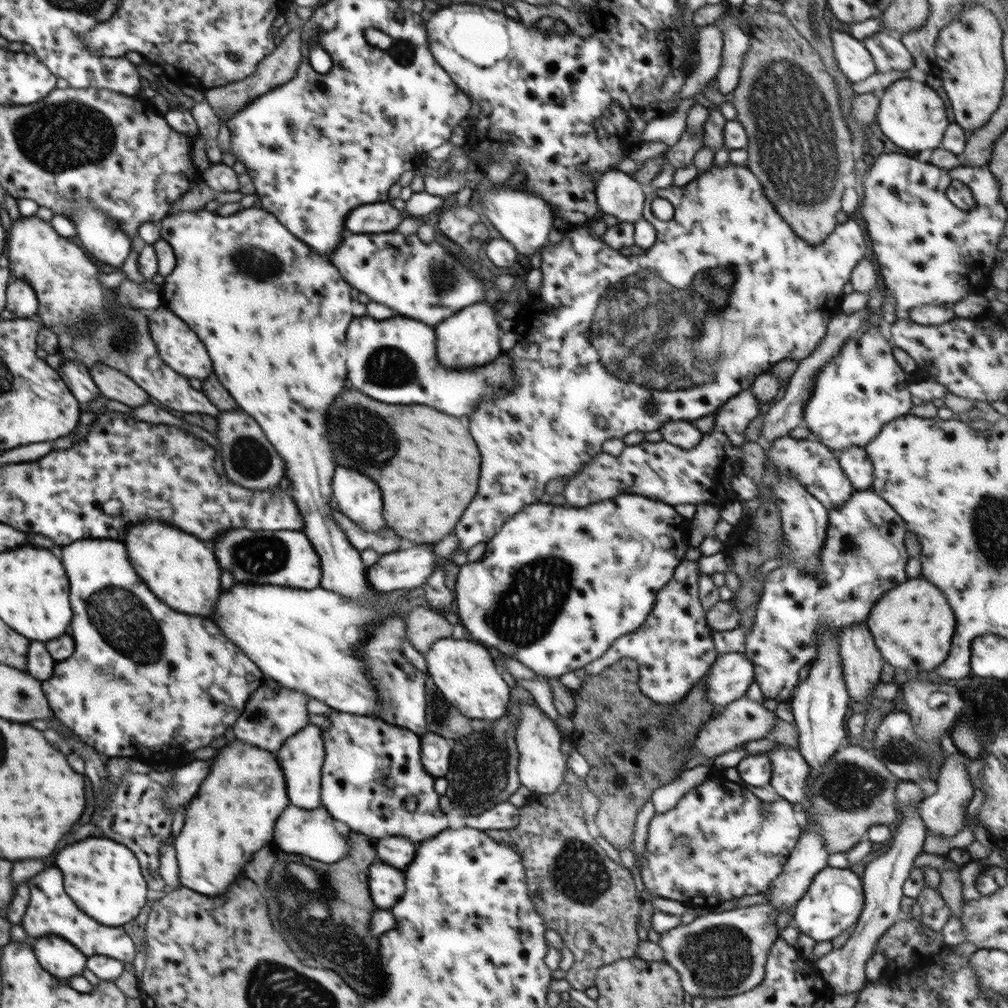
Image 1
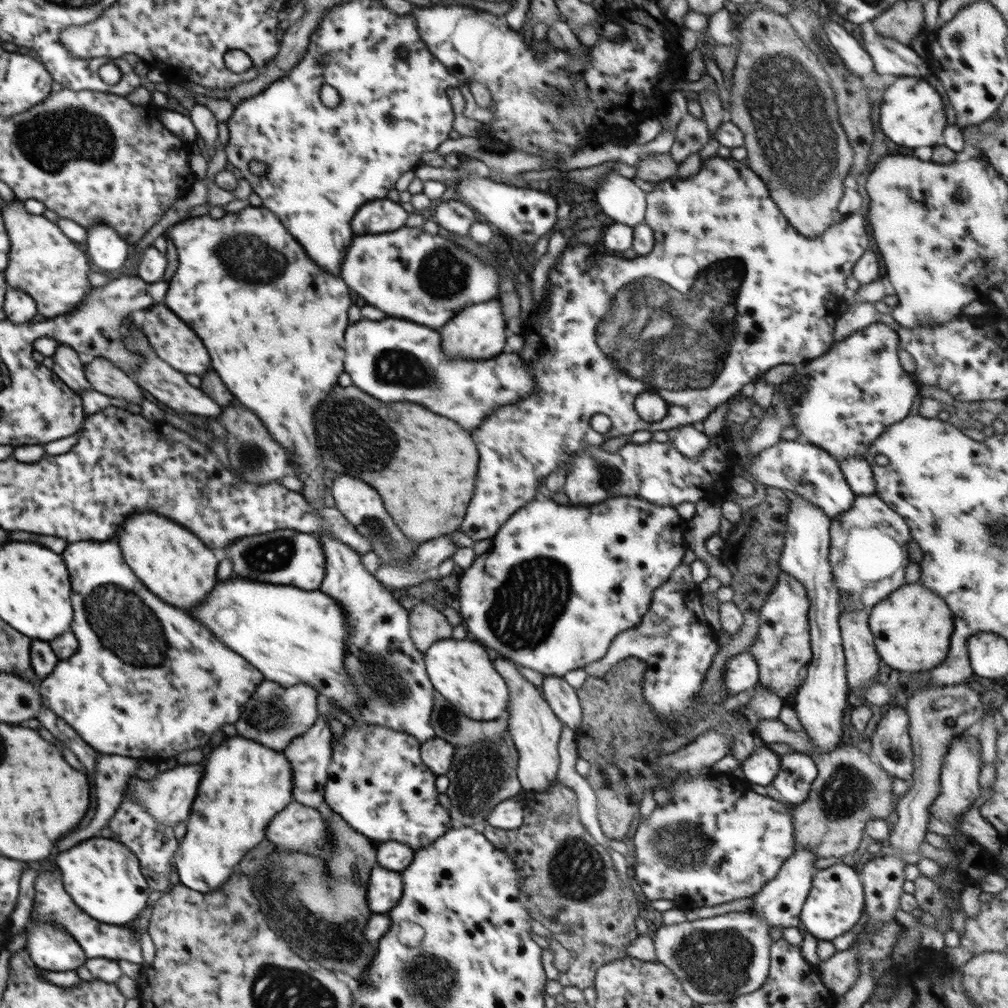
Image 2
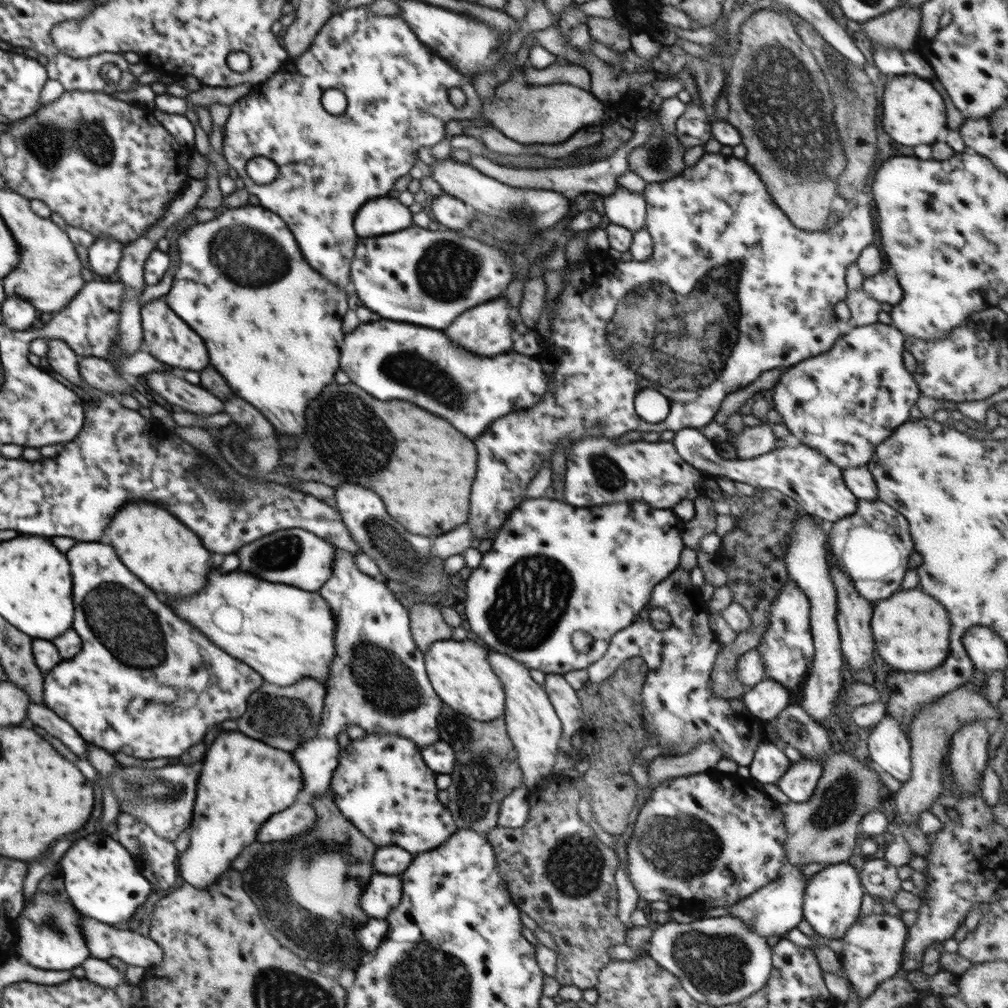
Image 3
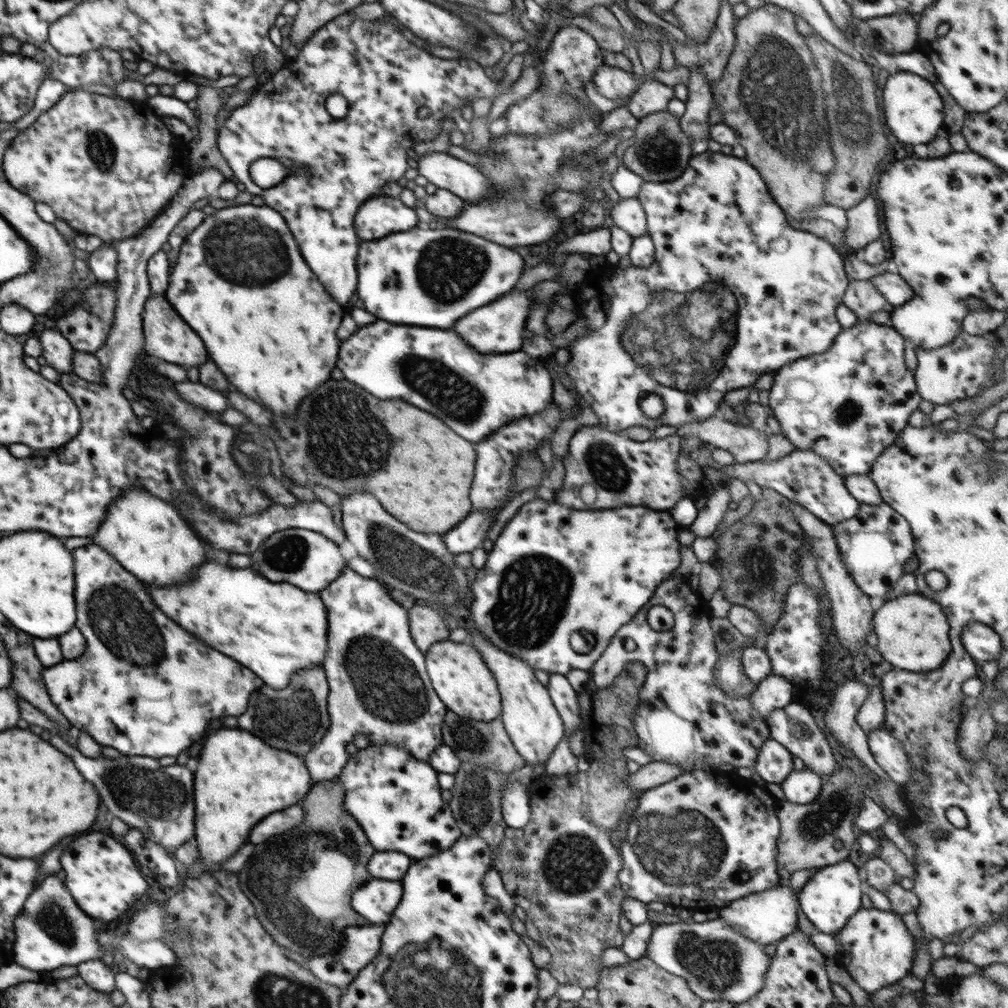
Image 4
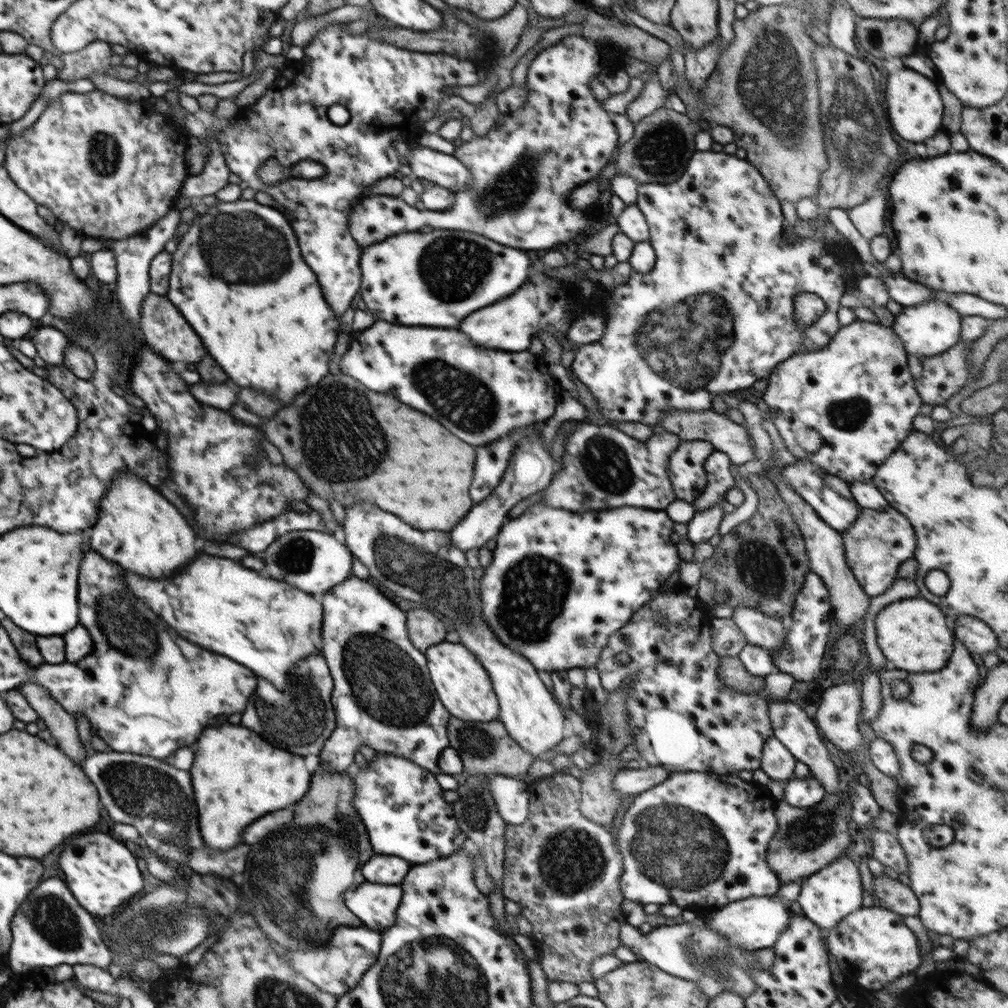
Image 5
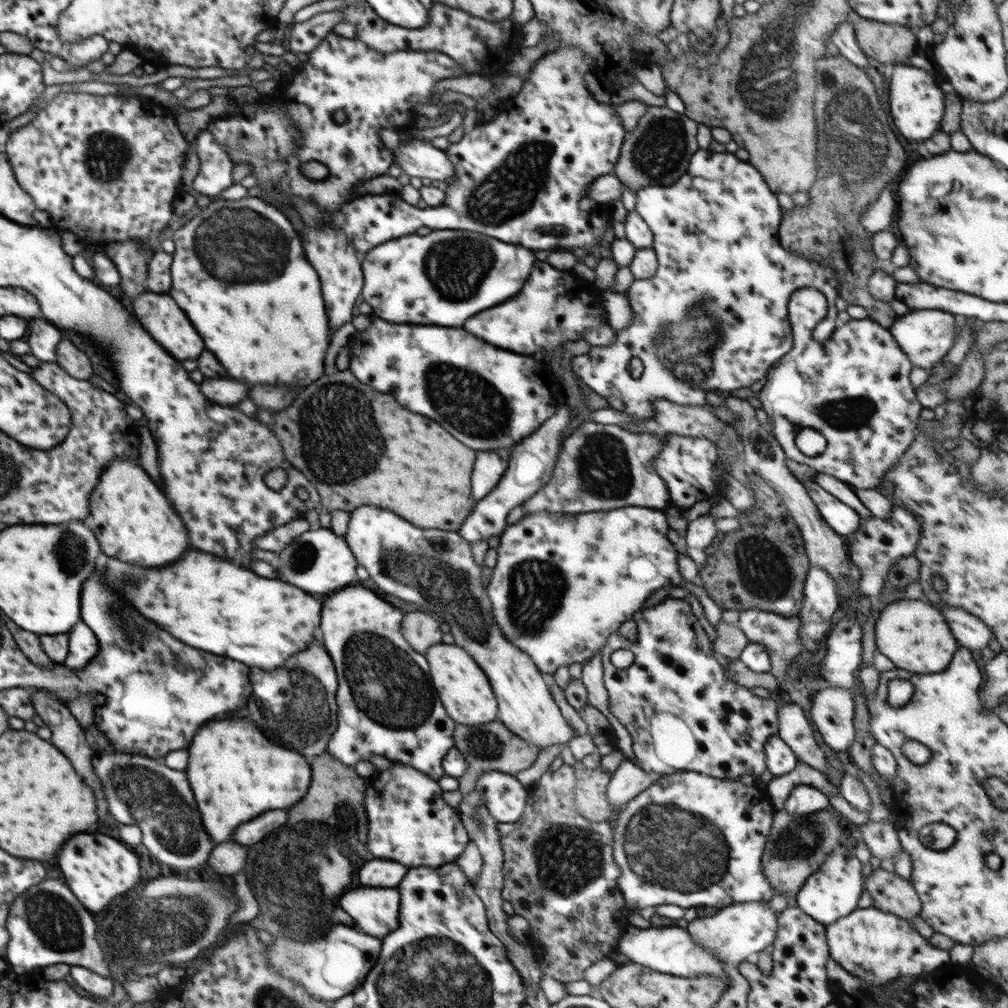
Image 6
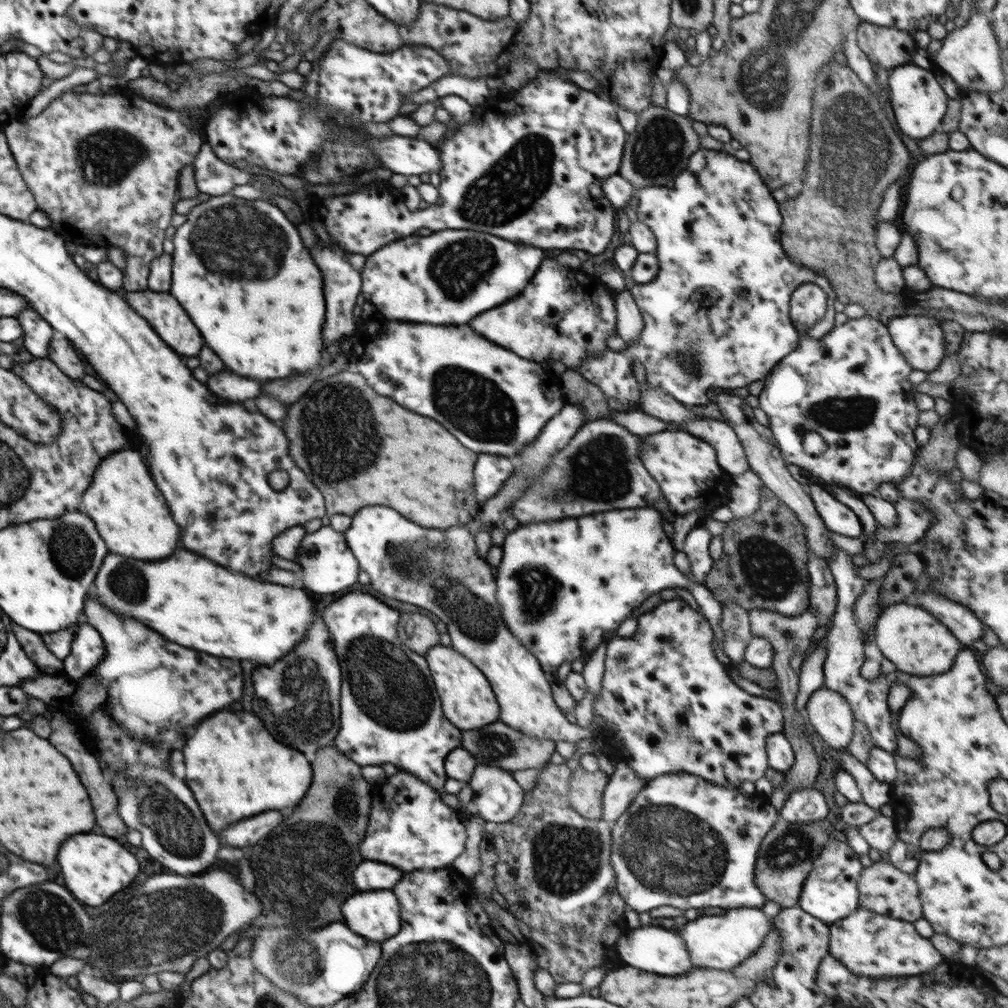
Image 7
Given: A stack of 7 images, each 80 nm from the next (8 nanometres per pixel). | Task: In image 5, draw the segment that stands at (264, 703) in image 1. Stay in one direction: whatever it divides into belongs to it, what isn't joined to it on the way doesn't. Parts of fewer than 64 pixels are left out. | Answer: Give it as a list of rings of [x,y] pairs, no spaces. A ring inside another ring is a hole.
[[[322,653],[308,656],[292,666],[284,690],[278,690],[272,686],[266,679],[258,678],[258,688],[256,694],[260,696],[260,702],[268,702],[278,710],[278,720],[270,720],[270,726],[266,726],[268,732],[262,732],[260,736],[270,742],[270,732],[272,732],[272,746],[284,748],[292,754],[306,757],[311,755],[320,755],[332,731],[336,728],[335,710],[331,703],[331,694],[334,688],[333,678],[324,655]]]

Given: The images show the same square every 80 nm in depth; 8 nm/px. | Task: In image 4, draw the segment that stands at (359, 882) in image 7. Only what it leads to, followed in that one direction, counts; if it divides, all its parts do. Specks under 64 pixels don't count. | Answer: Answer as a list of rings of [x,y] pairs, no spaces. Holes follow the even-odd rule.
[[[393,850],[375,851],[367,862],[367,871],[372,879],[401,881],[406,871],[414,862],[412,858]]]

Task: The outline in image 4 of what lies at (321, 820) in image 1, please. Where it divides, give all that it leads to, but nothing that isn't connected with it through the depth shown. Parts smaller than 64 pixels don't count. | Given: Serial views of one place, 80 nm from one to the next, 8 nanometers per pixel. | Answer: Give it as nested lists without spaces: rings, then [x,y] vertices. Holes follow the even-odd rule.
[[[294,804],[282,810],[282,812],[276,812],[276,814],[270,814],[268,818],[264,818],[262,822],[256,824],[256,828],[252,830],[250,834],[250,842],[254,844],[260,844],[264,842],[268,836],[272,834],[278,834],[278,832],[286,832],[299,825],[299,822],[303,819],[303,808],[300,804]]]

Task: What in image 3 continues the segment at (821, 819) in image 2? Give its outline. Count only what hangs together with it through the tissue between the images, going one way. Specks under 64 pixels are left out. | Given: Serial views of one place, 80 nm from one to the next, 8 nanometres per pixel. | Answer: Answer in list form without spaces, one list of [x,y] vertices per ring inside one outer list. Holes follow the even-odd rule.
[[[830,752],[822,759],[823,773],[817,782],[813,795],[802,803],[788,802],[781,806],[784,817],[786,838],[784,841],[785,858],[790,864],[844,863],[852,855],[855,842],[858,842],[859,822],[871,810],[888,804],[880,796],[884,783],[867,761],[862,761],[851,752]]]

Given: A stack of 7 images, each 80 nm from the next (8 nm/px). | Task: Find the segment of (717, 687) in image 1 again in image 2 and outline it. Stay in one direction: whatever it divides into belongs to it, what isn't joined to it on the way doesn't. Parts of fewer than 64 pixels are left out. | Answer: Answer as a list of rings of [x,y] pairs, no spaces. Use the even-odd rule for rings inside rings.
[[[740,653],[733,656],[725,666],[724,684],[727,698],[759,684],[759,668],[752,654]]]

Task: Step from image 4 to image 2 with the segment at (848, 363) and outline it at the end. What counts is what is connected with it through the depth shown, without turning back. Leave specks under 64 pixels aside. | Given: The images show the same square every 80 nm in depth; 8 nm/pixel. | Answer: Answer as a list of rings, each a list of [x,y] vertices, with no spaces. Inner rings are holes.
[[[872,323],[862,330],[854,331],[849,334],[846,338],[839,340],[836,344],[832,344],[831,347],[818,358],[805,361],[796,370],[794,376],[790,380],[786,381],[786,388],[784,388],[784,394],[782,394],[783,402],[791,414],[793,425],[800,432],[801,439],[807,441],[814,446],[819,446],[822,450],[825,450],[828,454],[834,457],[837,461],[842,461],[845,458],[851,456],[857,456],[858,458],[865,458],[865,454],[868,452],[870,445],[887,432],[887,428],[904,420],[910,414],[910,408],[914,404],[914,398],[916,394],[919,394],[919,386],[914,383],[914,380],[910,377],[910,373],[904,370],[904,367],[900,364],[898,351],[899,336],[898,333],[887,324]]]

